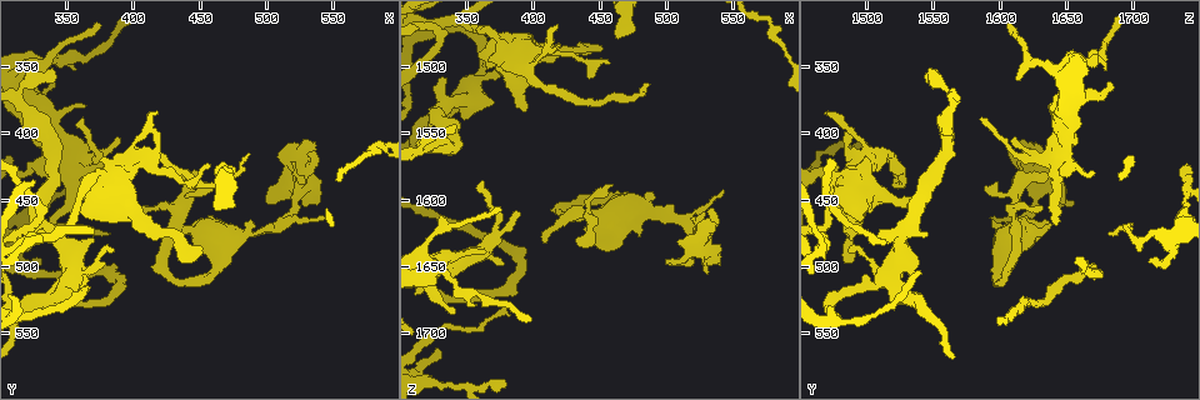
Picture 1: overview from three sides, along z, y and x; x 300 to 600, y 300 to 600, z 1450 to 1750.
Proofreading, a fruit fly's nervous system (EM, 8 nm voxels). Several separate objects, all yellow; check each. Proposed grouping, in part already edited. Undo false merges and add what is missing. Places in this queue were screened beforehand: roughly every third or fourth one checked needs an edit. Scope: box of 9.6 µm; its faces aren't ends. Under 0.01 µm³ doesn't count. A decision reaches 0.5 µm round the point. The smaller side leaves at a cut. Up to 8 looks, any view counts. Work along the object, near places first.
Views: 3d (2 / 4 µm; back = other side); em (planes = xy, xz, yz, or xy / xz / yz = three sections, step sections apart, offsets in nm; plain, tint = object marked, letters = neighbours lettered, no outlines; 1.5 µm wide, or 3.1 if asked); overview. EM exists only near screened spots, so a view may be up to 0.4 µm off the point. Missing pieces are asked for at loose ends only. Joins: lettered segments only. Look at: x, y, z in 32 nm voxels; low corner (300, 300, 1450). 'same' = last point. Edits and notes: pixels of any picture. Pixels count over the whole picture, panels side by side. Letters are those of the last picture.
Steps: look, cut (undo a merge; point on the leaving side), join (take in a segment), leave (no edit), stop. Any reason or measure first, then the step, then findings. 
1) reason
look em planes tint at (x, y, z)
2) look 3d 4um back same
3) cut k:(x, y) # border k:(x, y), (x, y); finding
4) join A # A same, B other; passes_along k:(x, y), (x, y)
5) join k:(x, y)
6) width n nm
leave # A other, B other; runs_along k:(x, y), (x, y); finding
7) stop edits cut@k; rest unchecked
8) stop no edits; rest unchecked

calibre changes
look em planes letters at (372, 418, 1628)

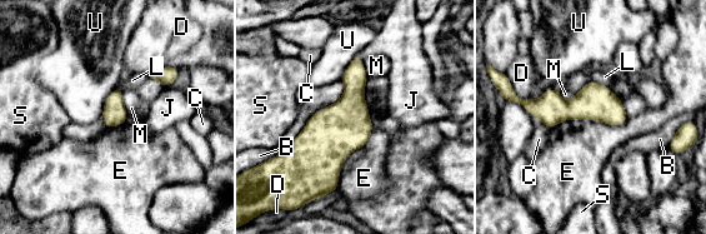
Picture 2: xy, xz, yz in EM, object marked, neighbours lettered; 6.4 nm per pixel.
longest_contact E 550 nm
leave # B other, C other, D other, E other, J other, L other, M other, S other, U other; continuous, no second cell

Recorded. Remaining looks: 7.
free end
look 3d 2um at (392, 450, 1534)

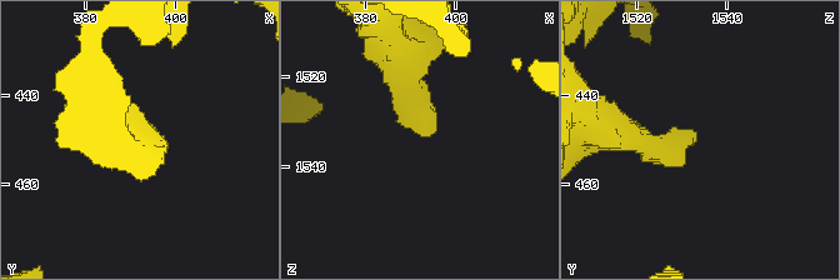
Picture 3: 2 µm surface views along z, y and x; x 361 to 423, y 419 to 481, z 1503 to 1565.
look em planes tint at (394, 449, 1533)

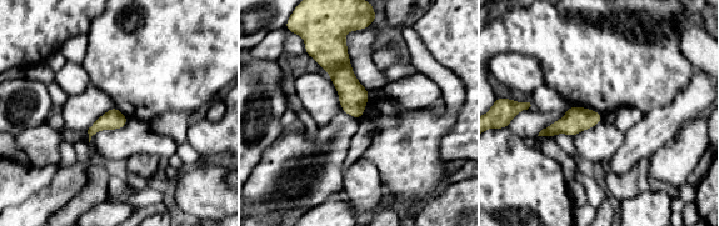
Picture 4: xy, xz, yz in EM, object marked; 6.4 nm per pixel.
look em planes letters same

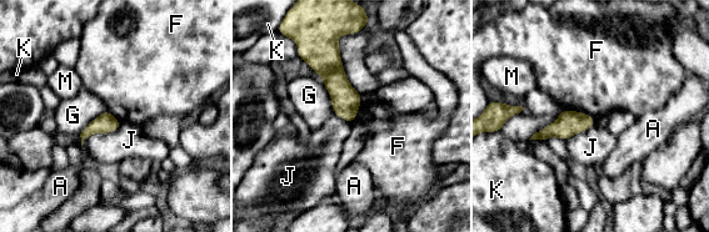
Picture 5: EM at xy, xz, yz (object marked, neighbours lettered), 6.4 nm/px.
leave # A other, F other, G other, J other, K other, M other; border 5:(563, 109), (582, 111), (594, 119); no lettered segment goes on from it

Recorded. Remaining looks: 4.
abrupt turn
look 3d 2um at (364, 438, 1474)

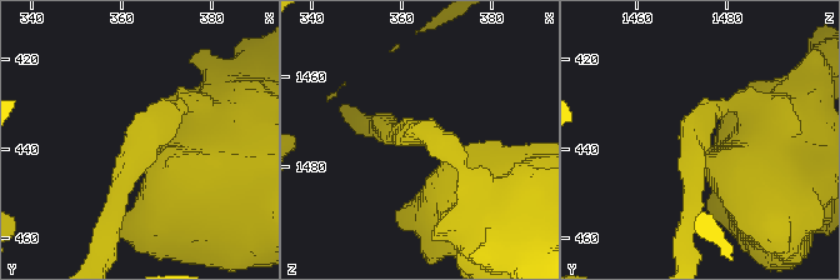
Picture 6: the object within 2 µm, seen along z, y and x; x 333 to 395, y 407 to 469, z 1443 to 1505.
arm_widths 180, 750 nm
look em planes letters at (363, 440, 1474)

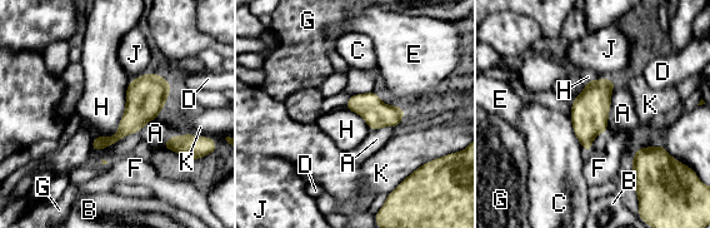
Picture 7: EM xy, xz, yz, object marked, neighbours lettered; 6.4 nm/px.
width 140 nm; longest_contact H 460 nm
leave # A other, B other, C other, D other, E other, F other, G other, H other, J other, K other; one cell here

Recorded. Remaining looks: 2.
stop no edits; rest unchecked

